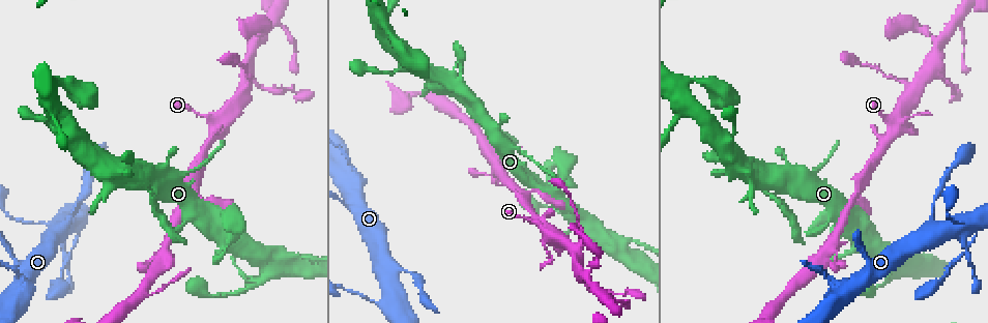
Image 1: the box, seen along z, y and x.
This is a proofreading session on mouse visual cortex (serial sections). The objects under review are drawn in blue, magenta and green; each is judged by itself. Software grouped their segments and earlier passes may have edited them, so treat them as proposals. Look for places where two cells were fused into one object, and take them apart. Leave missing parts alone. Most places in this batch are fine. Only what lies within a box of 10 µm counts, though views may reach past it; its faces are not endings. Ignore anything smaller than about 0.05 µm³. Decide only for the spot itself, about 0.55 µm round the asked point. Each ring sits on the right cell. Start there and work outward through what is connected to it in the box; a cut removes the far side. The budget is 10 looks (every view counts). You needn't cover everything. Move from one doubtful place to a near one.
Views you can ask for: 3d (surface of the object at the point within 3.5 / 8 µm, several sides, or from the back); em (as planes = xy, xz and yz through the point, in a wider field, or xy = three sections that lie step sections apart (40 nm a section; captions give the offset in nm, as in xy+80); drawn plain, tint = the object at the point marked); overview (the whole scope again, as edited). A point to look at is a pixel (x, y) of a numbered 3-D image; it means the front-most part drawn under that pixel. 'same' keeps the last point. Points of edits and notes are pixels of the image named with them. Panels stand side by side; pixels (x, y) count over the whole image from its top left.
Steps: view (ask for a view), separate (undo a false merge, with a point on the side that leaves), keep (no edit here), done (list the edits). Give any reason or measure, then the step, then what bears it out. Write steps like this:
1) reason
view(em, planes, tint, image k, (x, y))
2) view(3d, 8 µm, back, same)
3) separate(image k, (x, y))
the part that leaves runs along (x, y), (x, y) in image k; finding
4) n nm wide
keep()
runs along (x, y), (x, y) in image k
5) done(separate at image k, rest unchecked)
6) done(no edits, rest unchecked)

a narrow waist
view(3d, 3.5 µm, image 1, (78, 205))

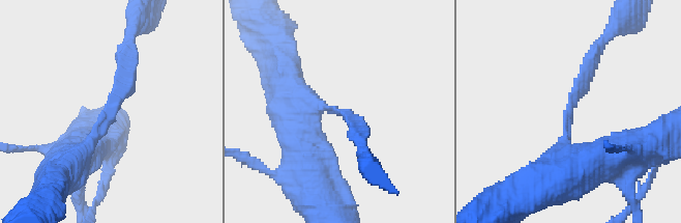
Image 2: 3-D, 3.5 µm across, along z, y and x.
arms of 200, 450 nm; shape alone is not enough
view(em, xy, step 3, tint, image 2, (105, 116))

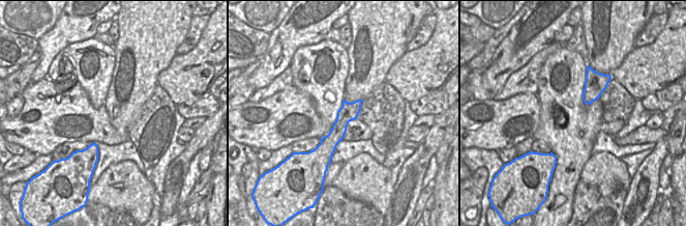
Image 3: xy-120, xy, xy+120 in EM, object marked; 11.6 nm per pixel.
keep()
runs along (359, 102), (328, 143), (327, 158) in image 3; all the same cell

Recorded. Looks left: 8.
branch point
view(3d, 3.5 µm, image 1, (895, 123))

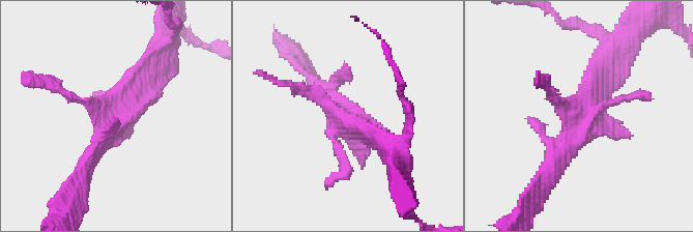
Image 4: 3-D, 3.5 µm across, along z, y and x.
view(em, xy, step 1, tint, image 4, (341, 116))

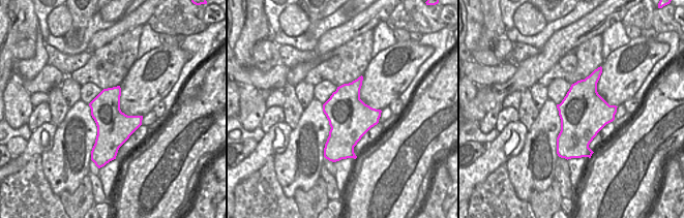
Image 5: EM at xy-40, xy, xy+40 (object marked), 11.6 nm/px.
500 nm wide
keep()
runs along (289, 83), (318, 93), (388, 149) in image 4; continuous, no second cell

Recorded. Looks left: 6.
a fork
view(em, planes, tint, image 1, (928, 70))

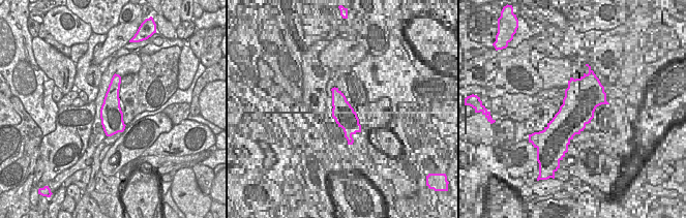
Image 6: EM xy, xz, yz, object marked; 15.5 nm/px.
view(3d, 3.5 µm, same)

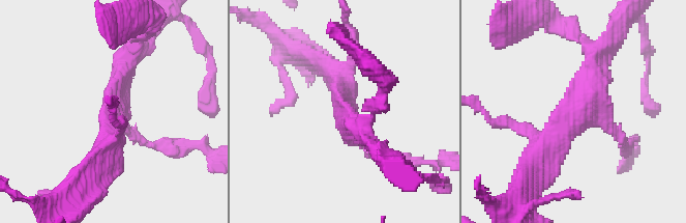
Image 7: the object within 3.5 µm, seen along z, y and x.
arms of 100, 300, 350 nm
keep()
runs along (116, 76), (109, 133) in image 6; all the same cell

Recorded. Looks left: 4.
a fork
view(3d, 3.5 µm, image 1, (523, 196))

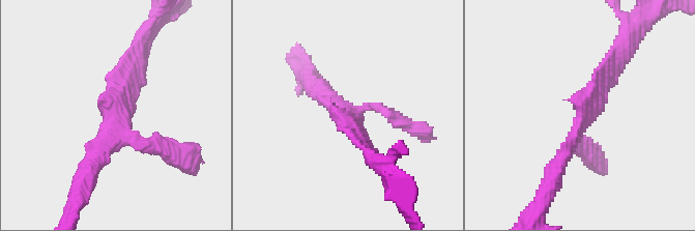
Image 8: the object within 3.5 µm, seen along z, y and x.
3 arms; arms of 200, 200, 250 nm; now the EM
view(em, xy, step 5, tint, image 8, (580, 127))

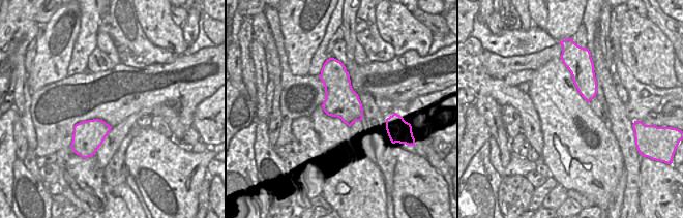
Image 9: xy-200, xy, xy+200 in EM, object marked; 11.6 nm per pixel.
view(em, xy, step 1, tint, same)

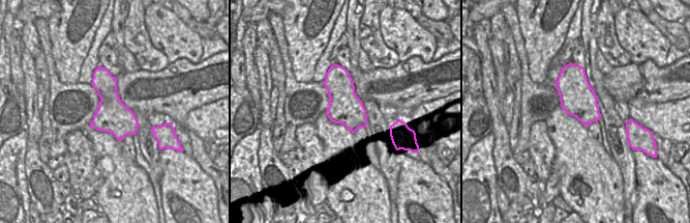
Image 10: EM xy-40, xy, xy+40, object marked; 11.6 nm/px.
keep()
runs along (611, 70), (587, 99), (550, 182) in image 8; all the same cell

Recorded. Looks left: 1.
done(no edits, rest unchecked)

